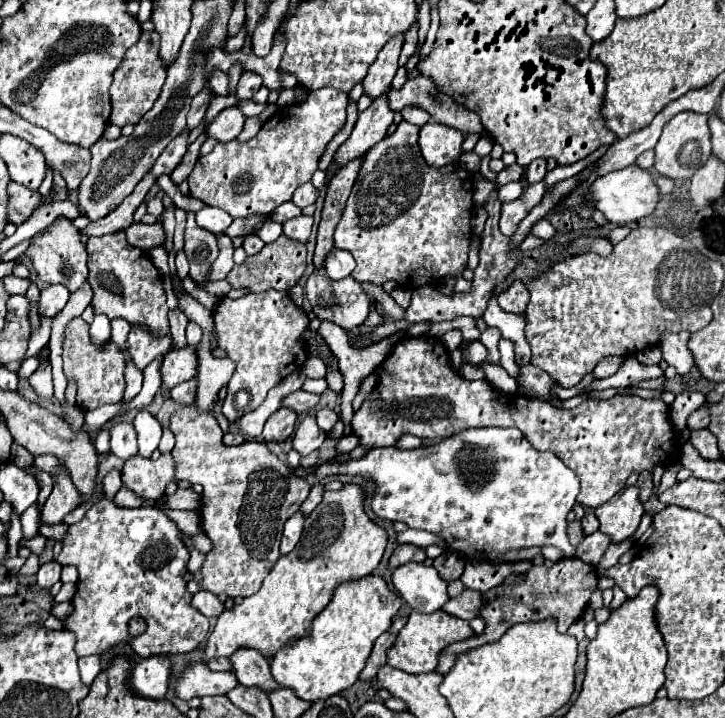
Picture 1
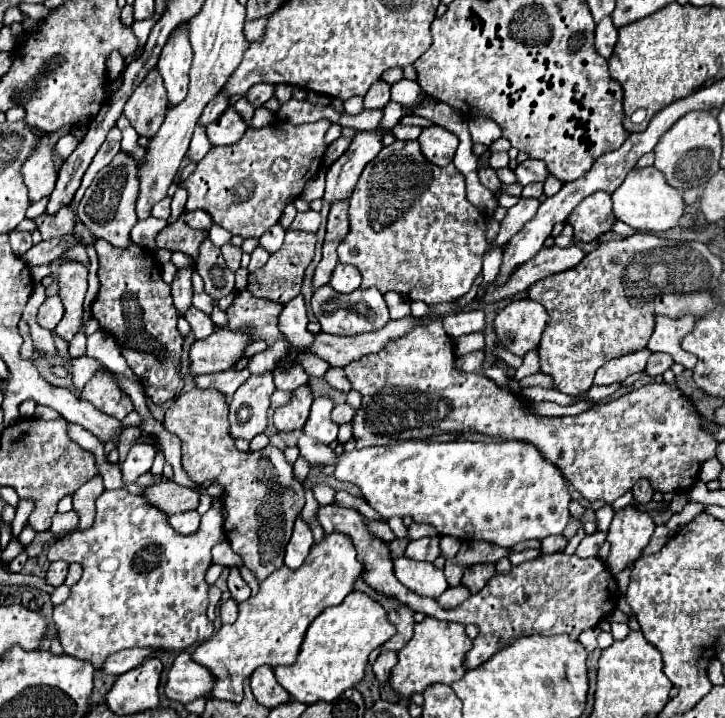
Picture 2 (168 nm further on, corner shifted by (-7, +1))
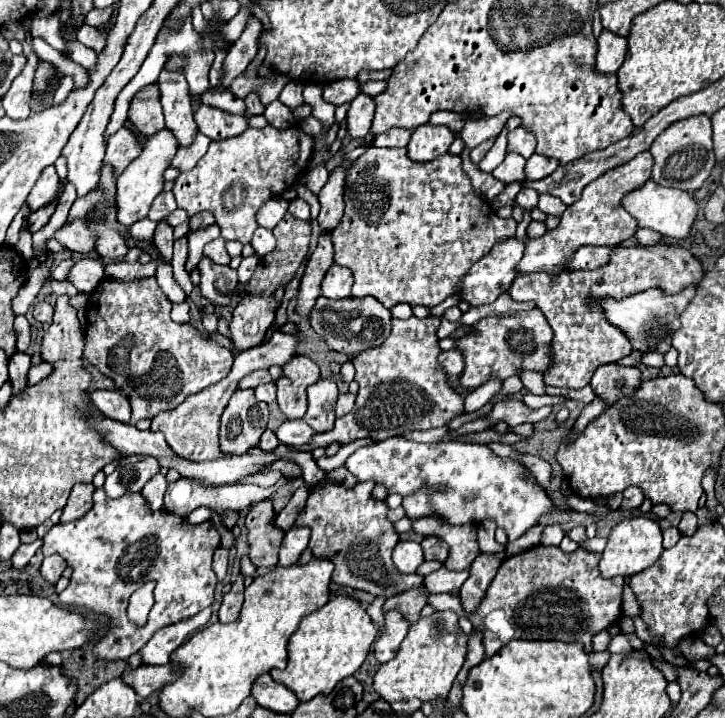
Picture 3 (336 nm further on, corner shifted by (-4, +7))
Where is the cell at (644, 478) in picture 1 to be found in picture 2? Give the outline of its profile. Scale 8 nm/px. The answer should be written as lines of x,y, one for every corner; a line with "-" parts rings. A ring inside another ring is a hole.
640,480
640,482
634,484
634,488
632,488
634,504
646,504
646,502
650,502
650,500
652,500
652,494
654,494
654,490
652,490
650,482
646,482
646,480

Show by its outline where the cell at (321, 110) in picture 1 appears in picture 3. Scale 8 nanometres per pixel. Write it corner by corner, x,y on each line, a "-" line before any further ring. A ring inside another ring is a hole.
271,124
265,128
247,128
241,136
227,140
213,140
207,154
193,170
181,172
175,180
173,194
177,206
187,210
189,216
211,212
221,226
221,238
239,240
249,244
257,230
255,214
271,198
279,198
285,190
295,186
311,164
313,136
305,134
299,126
277,130

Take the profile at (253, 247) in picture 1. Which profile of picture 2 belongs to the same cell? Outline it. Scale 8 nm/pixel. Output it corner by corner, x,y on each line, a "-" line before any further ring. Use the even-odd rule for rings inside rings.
256,248
254,252
252,252
252,260
250,260
250,264
248,264
248,272
254,272
254,270
258,270
258,268
262,268
264,264
266,264
266,260
268,260
268,252
264,252
264,248

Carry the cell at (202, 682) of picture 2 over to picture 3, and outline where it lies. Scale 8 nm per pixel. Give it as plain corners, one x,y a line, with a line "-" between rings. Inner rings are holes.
165,664
165,666
141,666
131,674
123,674
121,678
135,686
139,698
147,698
151,692
161,690
163,686
175,682
179,674
181,674
179,670
173,670
173,664

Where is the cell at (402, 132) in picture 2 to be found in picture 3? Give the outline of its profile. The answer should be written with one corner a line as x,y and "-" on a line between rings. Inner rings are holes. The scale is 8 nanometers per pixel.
391,128
383,134
377,134
373,138
373,144
375,146
389,146
389,148
391,146
407,146
409,136
411,136
411,130
407,130
407,128

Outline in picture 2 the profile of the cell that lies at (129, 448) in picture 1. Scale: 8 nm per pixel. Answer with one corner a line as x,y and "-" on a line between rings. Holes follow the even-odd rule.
134,444
120,466
122,472
122,482
124,484
134,484
142,474
150,472
152,462
156,456
156,448
150,444

